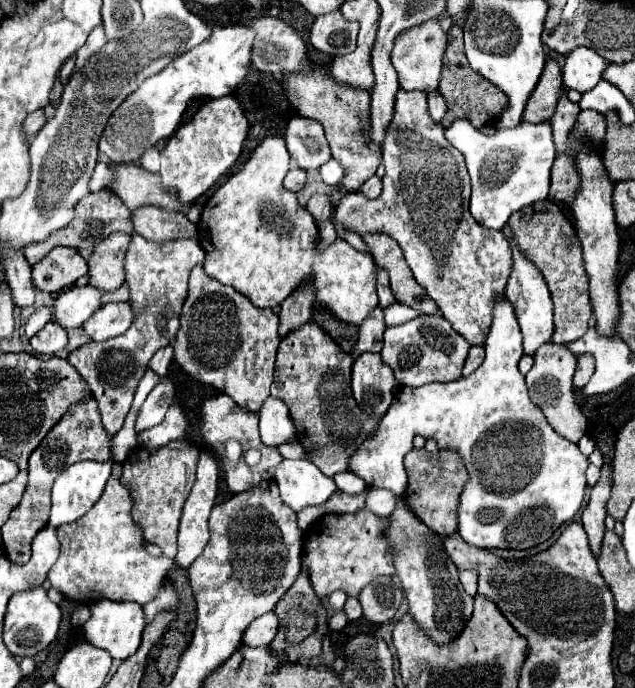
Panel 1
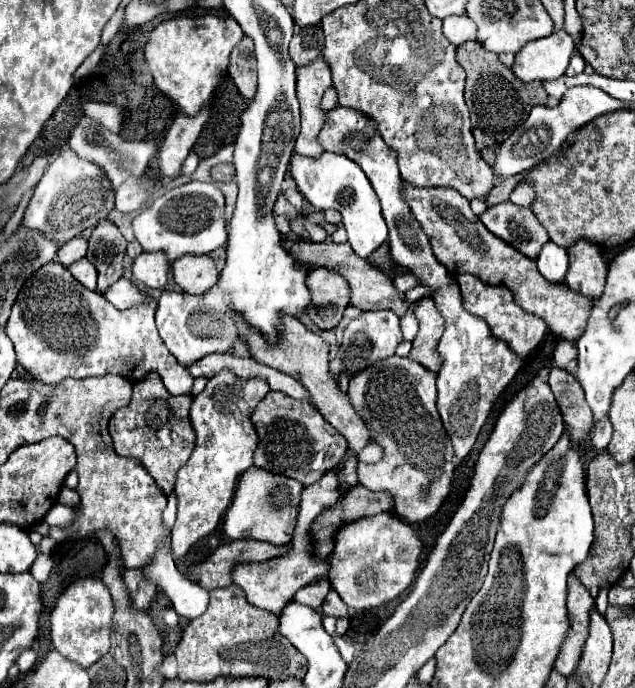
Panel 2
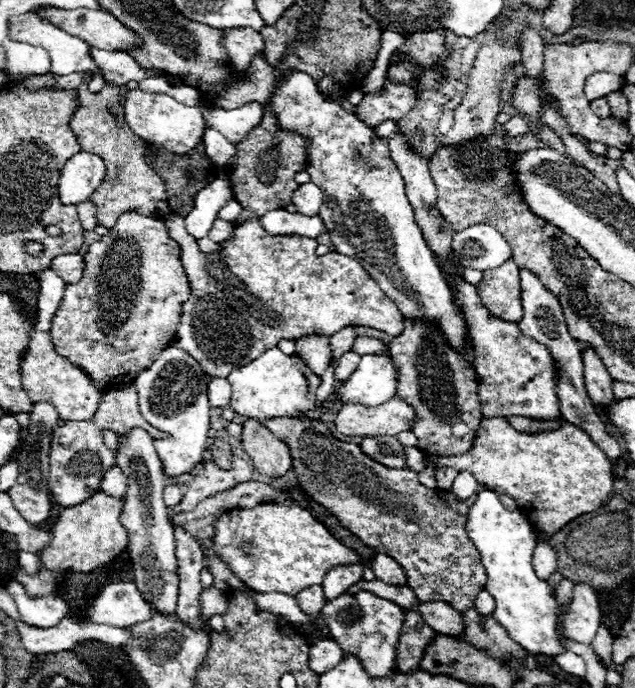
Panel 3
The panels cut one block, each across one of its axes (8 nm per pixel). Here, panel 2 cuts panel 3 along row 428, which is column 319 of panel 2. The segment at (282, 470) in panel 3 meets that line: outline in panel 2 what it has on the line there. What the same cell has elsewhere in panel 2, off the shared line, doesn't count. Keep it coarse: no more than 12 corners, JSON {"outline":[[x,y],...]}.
{"outline":[[282,238],[308,268],[330,268],[350,286],[350,306],[404,316],[404,294],[352,246]]}

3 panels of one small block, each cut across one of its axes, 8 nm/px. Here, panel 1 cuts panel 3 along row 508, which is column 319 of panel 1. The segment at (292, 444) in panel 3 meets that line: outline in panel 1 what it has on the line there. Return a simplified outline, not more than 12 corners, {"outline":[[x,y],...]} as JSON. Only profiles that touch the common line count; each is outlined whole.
{"outline":[[314,322],[280,342],[272,396],[330,478],[374,430],[352,356]]}

